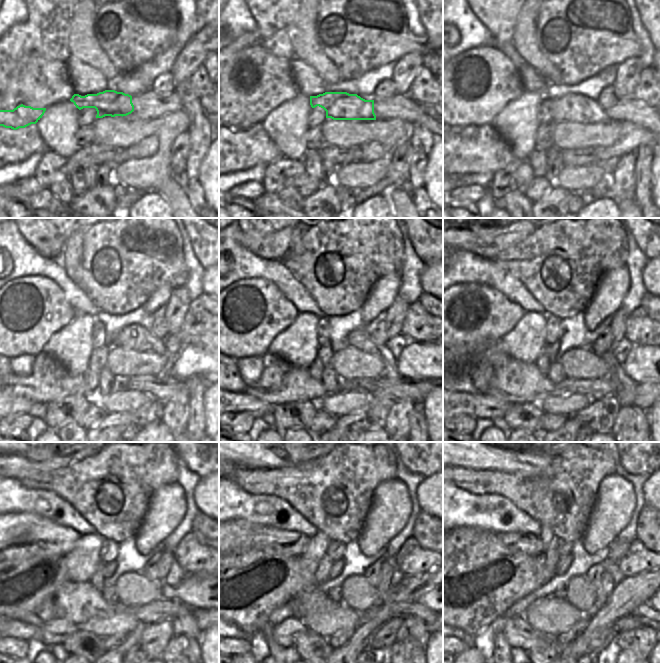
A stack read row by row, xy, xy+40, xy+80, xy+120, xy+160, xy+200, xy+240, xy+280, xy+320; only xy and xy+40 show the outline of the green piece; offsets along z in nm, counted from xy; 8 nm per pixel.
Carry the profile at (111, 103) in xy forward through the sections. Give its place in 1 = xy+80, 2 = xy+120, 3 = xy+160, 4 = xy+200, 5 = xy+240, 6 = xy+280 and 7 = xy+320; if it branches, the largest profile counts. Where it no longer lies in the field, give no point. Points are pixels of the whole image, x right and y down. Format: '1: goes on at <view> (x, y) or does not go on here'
1: goes on at xy+80 (570, 107)
2: goes on at xy+120 (135, 337)
3: goes on at xy+160 (360, 339)
4: goes on at xy+200 (626, 388)
5: goes on at xy+240 (181, 625)
6: goes on at xy+280 (412, 628)
7: goes on at xy+320 (642, 640)

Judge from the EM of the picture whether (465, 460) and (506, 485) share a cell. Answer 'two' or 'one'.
two

